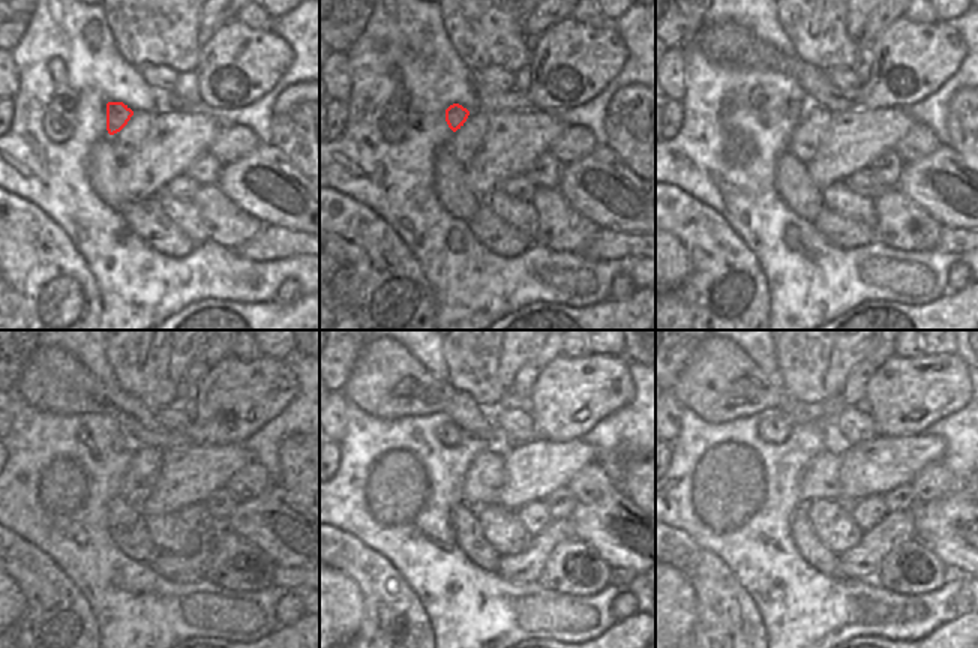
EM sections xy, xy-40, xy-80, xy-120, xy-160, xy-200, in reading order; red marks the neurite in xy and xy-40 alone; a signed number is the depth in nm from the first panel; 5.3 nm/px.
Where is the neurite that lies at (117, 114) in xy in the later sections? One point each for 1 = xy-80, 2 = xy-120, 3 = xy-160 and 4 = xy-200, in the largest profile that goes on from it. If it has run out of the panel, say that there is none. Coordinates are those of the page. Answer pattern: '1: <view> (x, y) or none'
1: xy-80 (795, 111)
2: xy-120 (122, 441)
3: xy-160 (449, 435)
4: xy-200 (776, 429)

